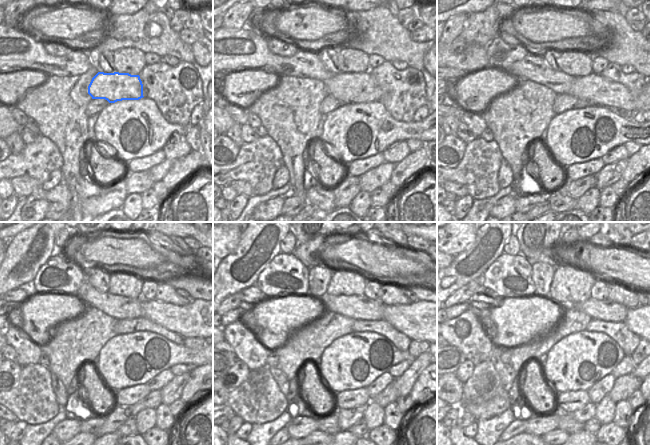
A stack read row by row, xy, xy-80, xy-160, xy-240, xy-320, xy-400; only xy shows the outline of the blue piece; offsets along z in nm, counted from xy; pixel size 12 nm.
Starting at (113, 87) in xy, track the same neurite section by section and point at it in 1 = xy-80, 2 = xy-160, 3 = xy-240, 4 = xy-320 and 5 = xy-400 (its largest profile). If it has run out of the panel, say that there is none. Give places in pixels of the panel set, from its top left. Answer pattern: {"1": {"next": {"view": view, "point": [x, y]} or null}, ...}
{"1": {"next": {"view": "xy-80", "point": [348, 87]}}, "2": {"next": {"view": "xy-160", "point": [595, 88]}}, "3": {"next": {"view": "xy-240", "point": [192, 320]}}, "4": {"next": {"view": "xy-320", "point": [416, 321]}}, "5": {"next": {"view": "xy-400", "point": [640, 320]}}}

